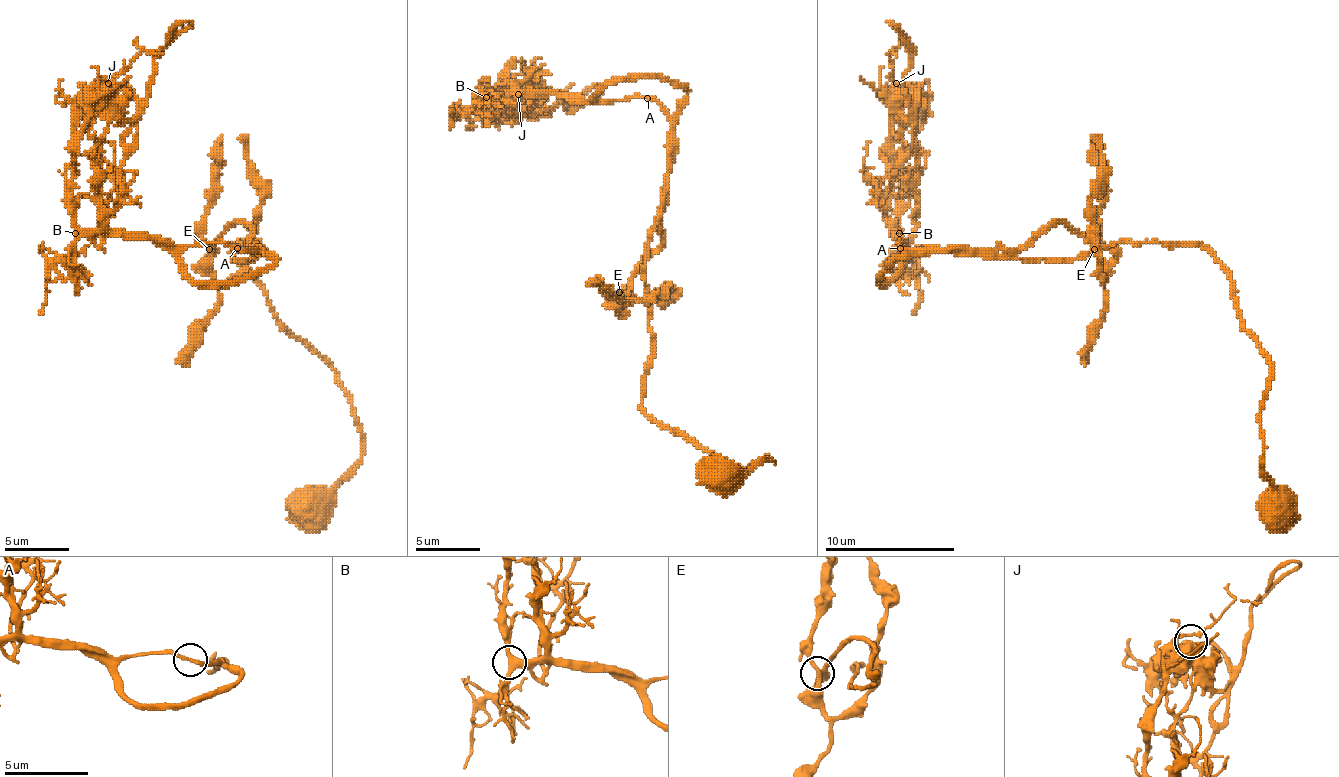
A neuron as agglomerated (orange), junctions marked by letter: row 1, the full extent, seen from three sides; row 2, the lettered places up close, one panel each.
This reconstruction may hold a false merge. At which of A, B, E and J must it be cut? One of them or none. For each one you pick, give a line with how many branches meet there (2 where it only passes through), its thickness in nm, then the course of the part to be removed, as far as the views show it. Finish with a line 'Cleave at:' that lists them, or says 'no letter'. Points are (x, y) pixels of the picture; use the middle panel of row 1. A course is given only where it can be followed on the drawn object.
Cleave at: no letter

